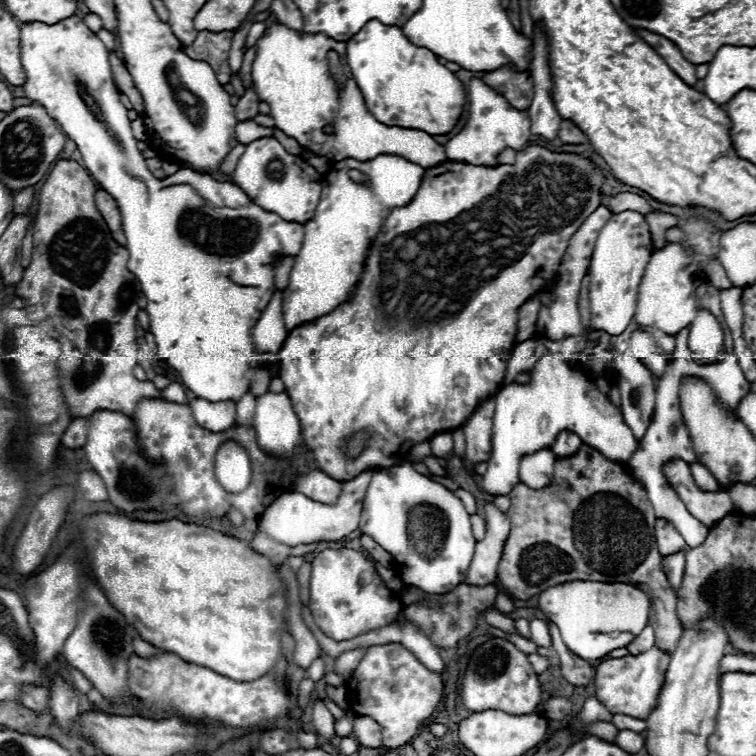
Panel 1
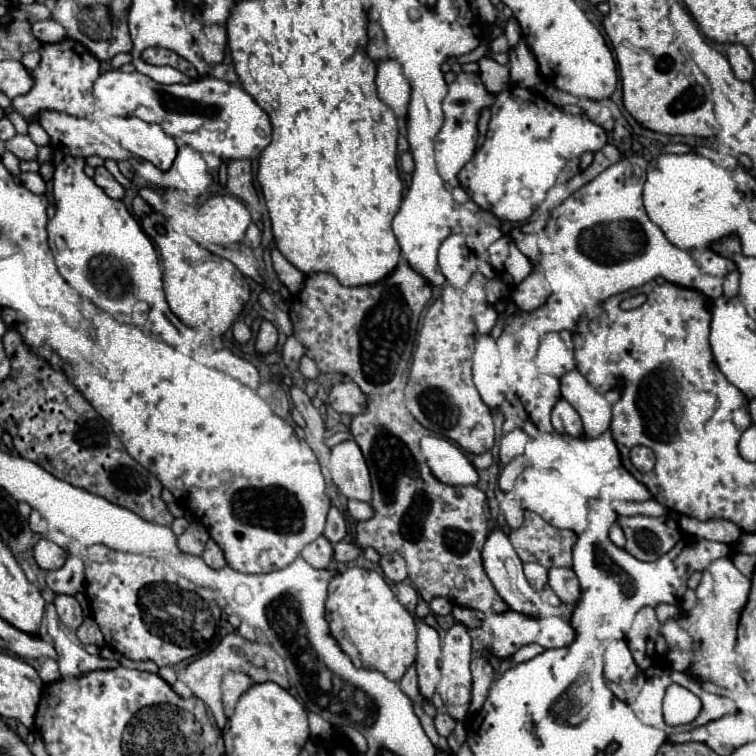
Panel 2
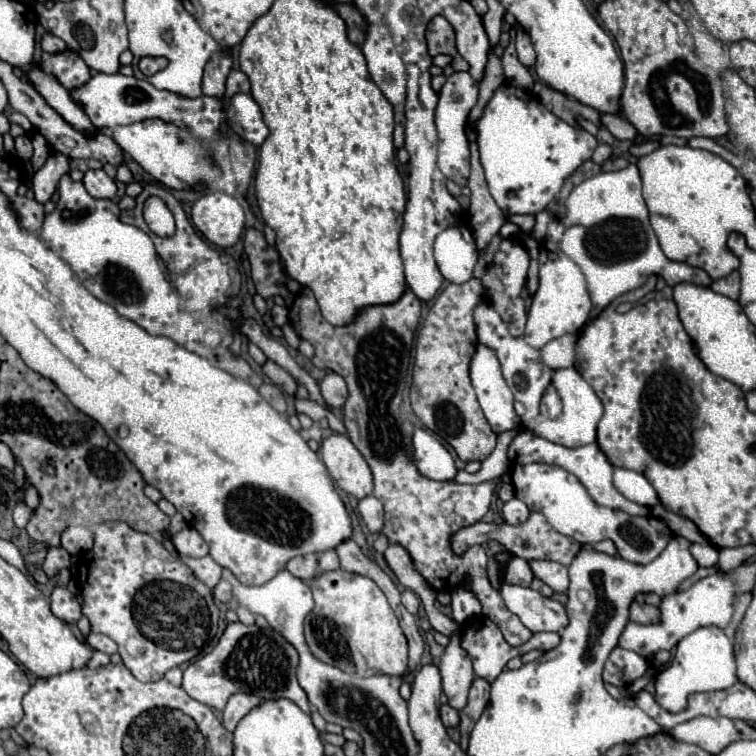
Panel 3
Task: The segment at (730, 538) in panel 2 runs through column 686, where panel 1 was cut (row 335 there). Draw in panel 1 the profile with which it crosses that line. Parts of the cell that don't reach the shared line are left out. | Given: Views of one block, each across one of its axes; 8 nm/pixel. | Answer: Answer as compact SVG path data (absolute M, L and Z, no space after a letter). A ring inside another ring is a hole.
M538 296L530 298L526 304L520 306L520 310L518 310L518 334L516 334L516 342L524 342L524 340L534 338L538 312L540 312L540 298Z

